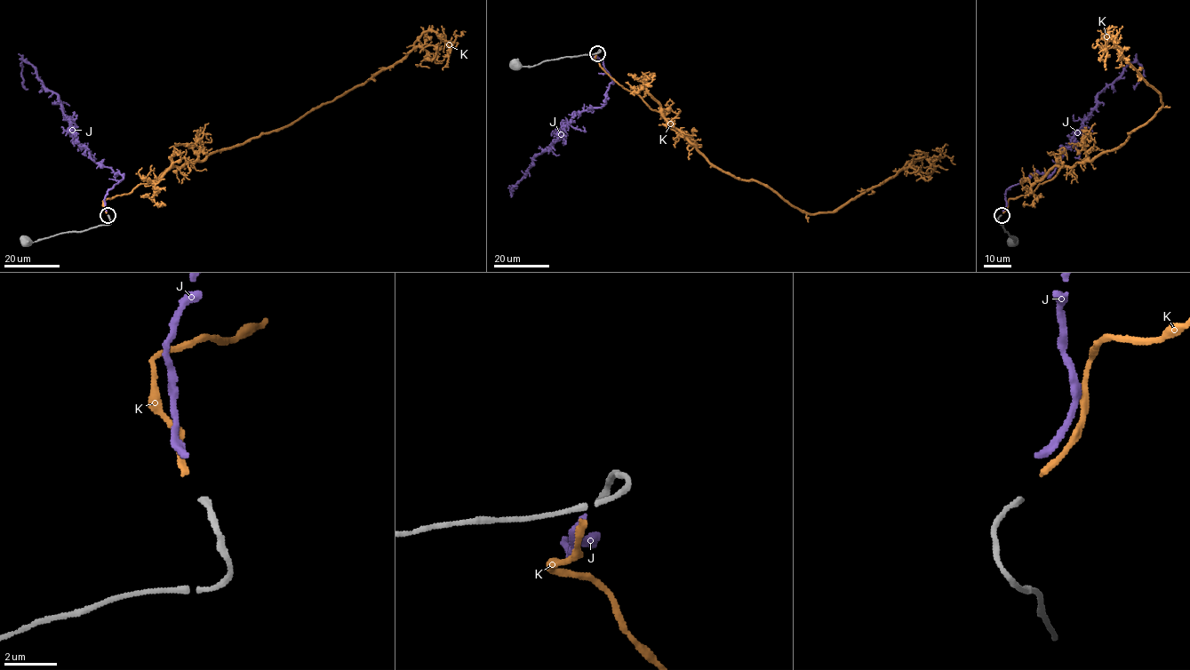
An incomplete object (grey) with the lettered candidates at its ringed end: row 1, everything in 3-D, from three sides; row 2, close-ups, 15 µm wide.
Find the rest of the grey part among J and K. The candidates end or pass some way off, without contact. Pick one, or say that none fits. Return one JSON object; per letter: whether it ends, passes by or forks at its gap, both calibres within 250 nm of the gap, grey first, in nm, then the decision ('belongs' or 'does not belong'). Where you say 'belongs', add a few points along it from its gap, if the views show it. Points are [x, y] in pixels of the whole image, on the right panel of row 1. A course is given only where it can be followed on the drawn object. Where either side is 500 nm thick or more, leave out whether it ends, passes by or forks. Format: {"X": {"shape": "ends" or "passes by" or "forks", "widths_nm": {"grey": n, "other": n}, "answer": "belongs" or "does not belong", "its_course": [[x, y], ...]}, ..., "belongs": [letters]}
{"J": {"shape": "ends", "widths_nm": {"grey": 220, "other": 280}, "answer": "does not belong"}, "K": {"shape": "ends", "widths_nm": {"grey": 220, "other": 240}, "answer": "belongs", "its_course": [[1002, 212], [1061, 167], [1122, 145], [1161, 108], [1107, 31], [1105, 46], [1113, 31]]}, "belongs": ["K"]}

